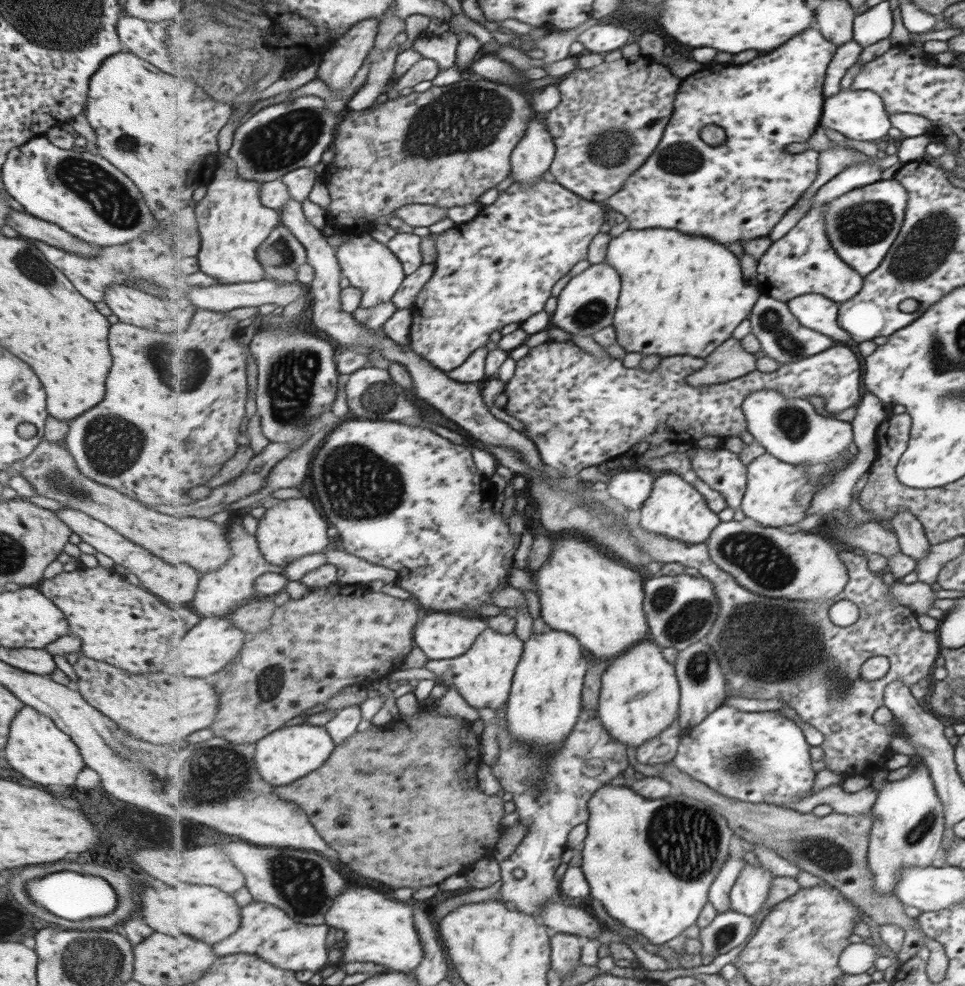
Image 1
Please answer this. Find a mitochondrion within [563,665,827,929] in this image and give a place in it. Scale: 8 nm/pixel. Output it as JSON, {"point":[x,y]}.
{"point":[688,854]}

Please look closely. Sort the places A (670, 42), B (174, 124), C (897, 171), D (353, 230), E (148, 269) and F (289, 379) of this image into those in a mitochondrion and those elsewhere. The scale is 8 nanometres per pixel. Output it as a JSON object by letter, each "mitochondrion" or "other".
{"A":"other","B":"other","C":"other","D":"other","E":"other","F":"mitochondrion"}

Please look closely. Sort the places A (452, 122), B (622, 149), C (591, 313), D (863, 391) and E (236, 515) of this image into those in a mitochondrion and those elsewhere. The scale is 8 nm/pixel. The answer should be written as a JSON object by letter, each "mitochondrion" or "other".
{"A":"mitochondrion","B":"mitochondrion","C":"mitochondrion","D":"other","E":"other"}

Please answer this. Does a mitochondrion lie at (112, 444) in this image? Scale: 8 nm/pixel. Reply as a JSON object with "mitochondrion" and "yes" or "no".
{"mitochondrion":"yes"}

